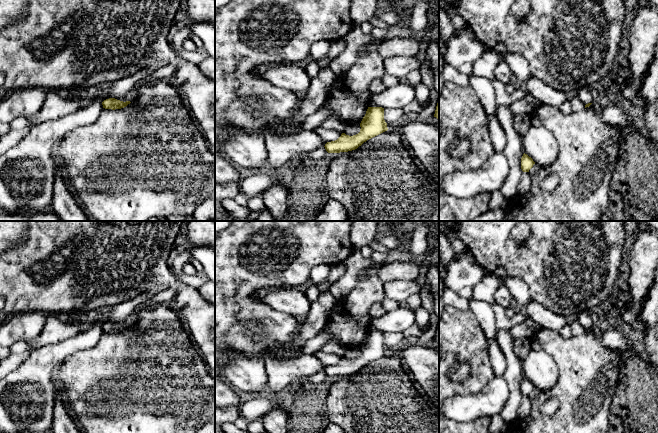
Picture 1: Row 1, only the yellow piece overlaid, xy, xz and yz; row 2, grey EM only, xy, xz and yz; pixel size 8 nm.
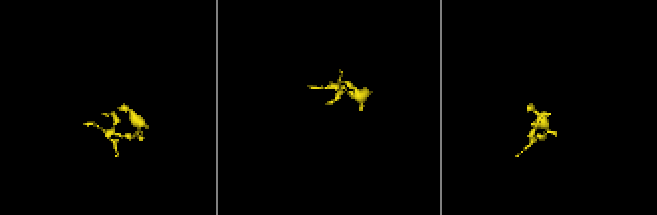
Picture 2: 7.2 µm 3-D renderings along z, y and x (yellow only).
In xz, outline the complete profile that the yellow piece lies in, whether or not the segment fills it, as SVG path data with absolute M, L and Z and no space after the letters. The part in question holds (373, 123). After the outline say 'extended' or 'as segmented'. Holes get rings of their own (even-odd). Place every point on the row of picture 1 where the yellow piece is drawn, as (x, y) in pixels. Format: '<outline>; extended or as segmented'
M368 107L365 116L360 123L360 132L349 136L342 133L341 136L325 144L328 153L348 152L357 149L367 140L388 130L384 120L384 108Z; as segmented

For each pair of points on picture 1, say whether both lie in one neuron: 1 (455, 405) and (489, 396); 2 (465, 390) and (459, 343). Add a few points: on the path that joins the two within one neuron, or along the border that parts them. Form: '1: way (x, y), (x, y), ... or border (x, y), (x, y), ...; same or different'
1: way (463, 405), (481, 404); same
2: way (475, 378), (475, 359), (471, 355); same

